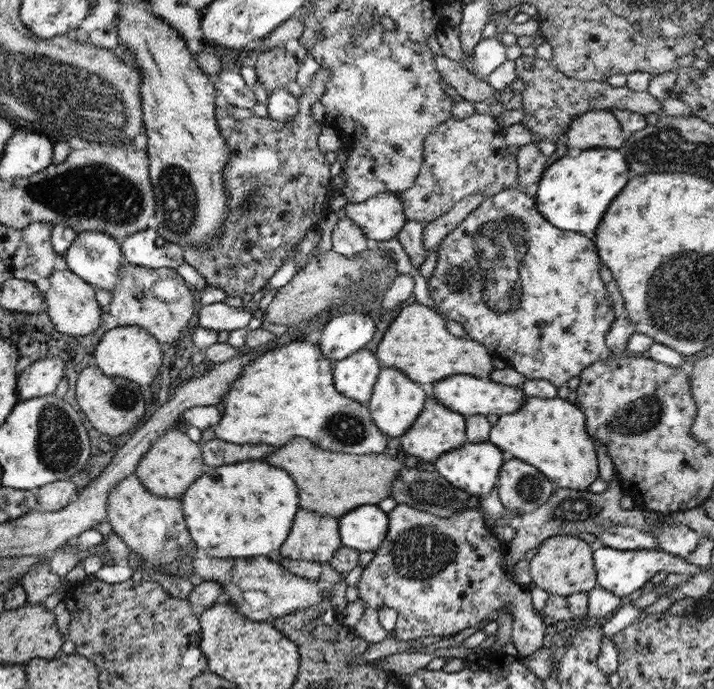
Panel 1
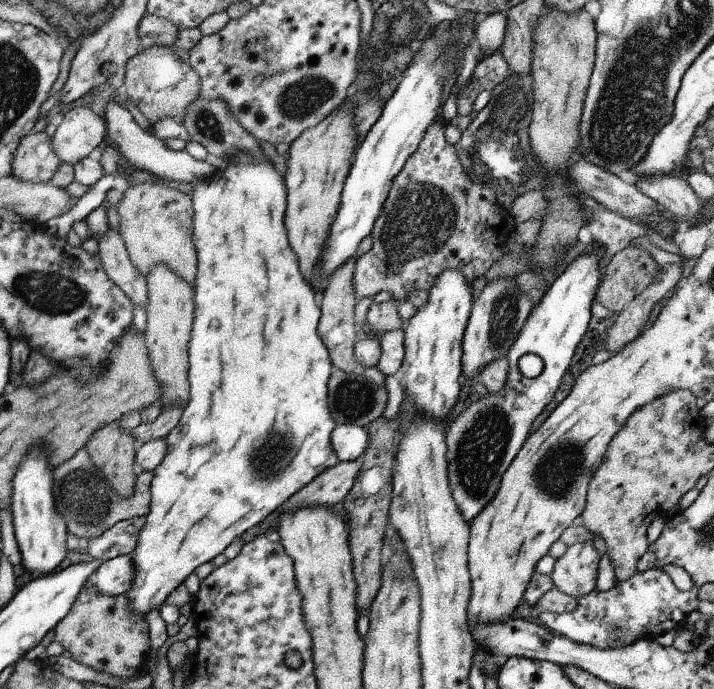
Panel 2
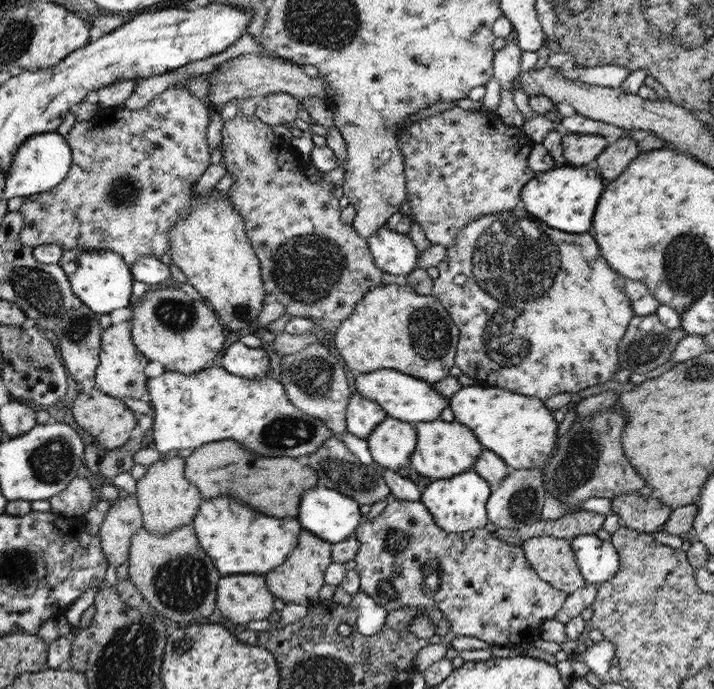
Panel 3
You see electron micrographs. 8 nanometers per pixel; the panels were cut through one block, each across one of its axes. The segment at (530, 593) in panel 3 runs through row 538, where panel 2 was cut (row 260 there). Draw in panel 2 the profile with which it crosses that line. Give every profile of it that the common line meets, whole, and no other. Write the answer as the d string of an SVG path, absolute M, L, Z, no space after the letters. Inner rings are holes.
M441 121L432 122L420 146L404 164L404 170L396 176L396 180L392 180L388 198L384 200L371 233L372 248L358 257L355 263L352 284L358 301L380 292L390 292L396 301L407 298L407 292L412 290L430 291L436 276L448 268L458 268L464 272L468 282L473 282L502 258L503 246L516 229L515 220L506 209L502 214L503 208L496 202L496 194L490 188L475 184L468 178L455 146L445 138L445 128Z

